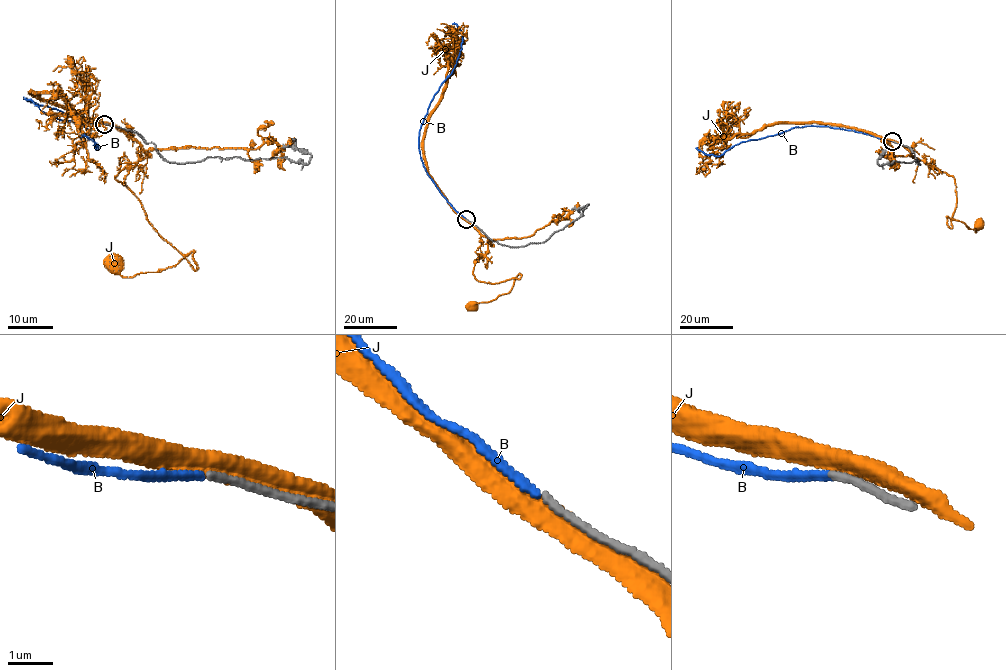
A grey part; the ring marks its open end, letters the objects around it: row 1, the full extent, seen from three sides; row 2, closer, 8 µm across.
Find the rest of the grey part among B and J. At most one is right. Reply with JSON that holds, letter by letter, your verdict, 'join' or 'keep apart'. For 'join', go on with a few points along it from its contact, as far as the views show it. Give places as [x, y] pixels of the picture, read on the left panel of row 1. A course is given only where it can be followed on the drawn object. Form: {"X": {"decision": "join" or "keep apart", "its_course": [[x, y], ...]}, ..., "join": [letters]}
{"B": {"decision": "join", "its_course": [[103, 124], [92, 124], [24, 98], [45, 113], [82, 124], [95, 148], [98, 146], [86, 136], [80, 137]]}, "J": {"decision": "keep apart"}, "join": ["B"]}

